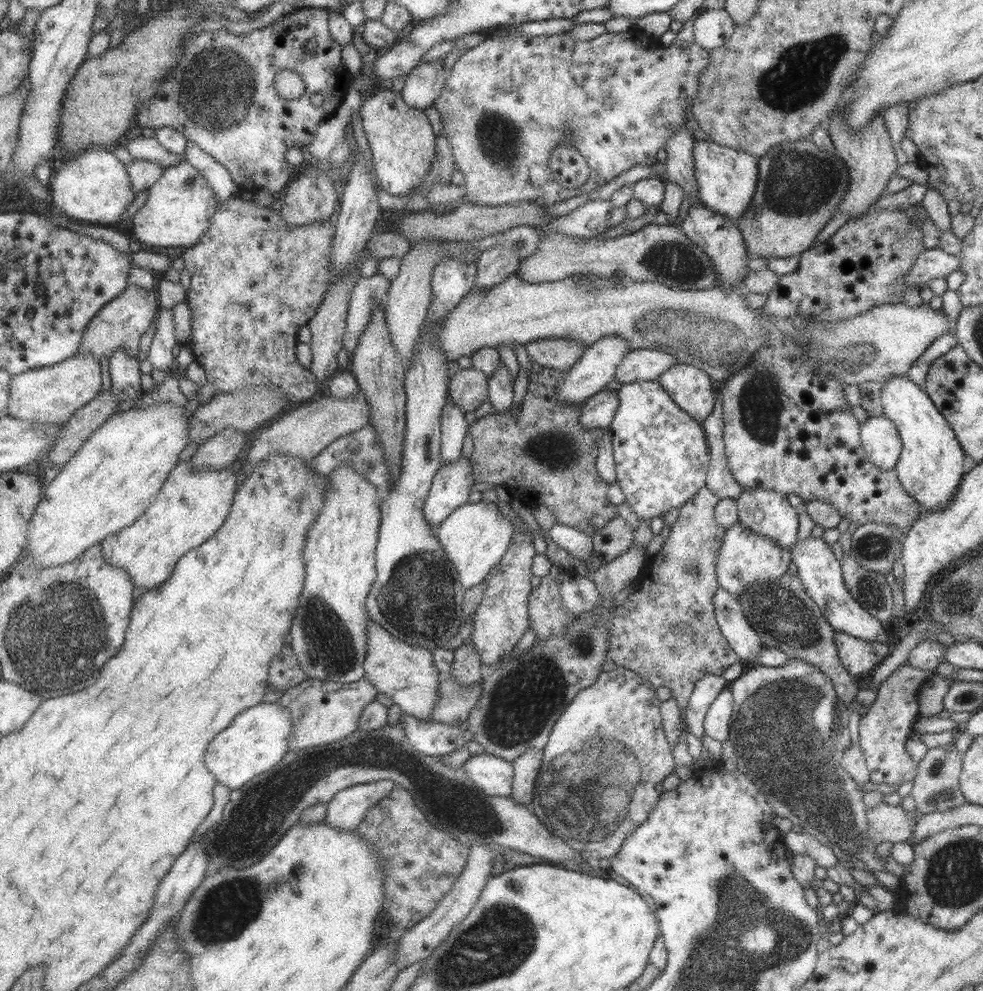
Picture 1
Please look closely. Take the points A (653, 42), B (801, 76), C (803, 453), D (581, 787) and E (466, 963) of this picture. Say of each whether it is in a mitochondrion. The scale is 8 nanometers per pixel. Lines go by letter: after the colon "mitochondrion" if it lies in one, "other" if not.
A: other
B: mitochondrion
C: other
D: mitochondrion
E: mitochondrion

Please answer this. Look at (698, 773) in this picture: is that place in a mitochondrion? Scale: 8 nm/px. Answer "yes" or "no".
no

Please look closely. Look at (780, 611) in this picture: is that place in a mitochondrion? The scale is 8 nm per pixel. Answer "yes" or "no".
yes

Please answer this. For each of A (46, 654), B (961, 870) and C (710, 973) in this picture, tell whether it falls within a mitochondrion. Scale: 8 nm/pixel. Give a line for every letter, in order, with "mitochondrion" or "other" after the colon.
A: mitochondrion
B: mitochondrion
C: mitochondrion

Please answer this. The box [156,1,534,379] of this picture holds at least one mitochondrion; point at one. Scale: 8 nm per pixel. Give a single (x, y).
(216, 89)

